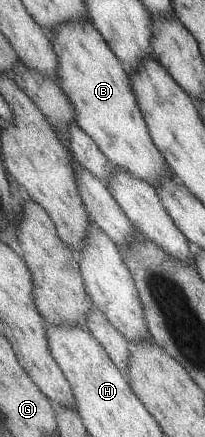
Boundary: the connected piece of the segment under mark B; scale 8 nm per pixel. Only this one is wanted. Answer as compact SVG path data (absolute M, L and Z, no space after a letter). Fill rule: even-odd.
M75 21L75 23L65 23L55 27L49 32L49 39L55 55L57 55L57 81L58 87L67 99L73 103L75 109L75 122L99 147L101 153L105 155L109 164L114 168L123 169L131 173L137 179L143 179L143 183L149 183L155 187L161 183L165 175L170 174L169 165L165 162L163 155L153 143L147 124L143 119L143 114L137 105L135 93L131 89L131 79L123 68L121 61L113 55L99 31L88 21Z

